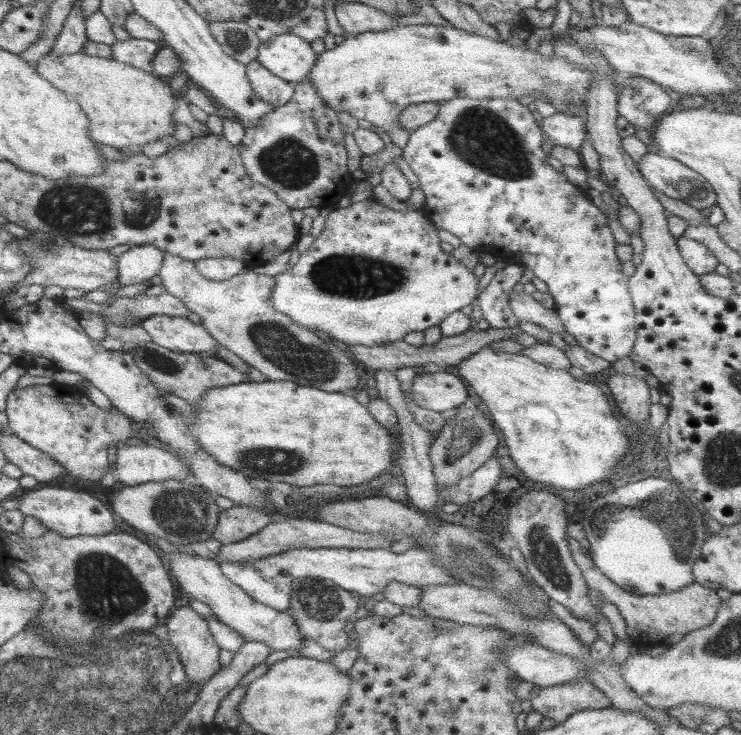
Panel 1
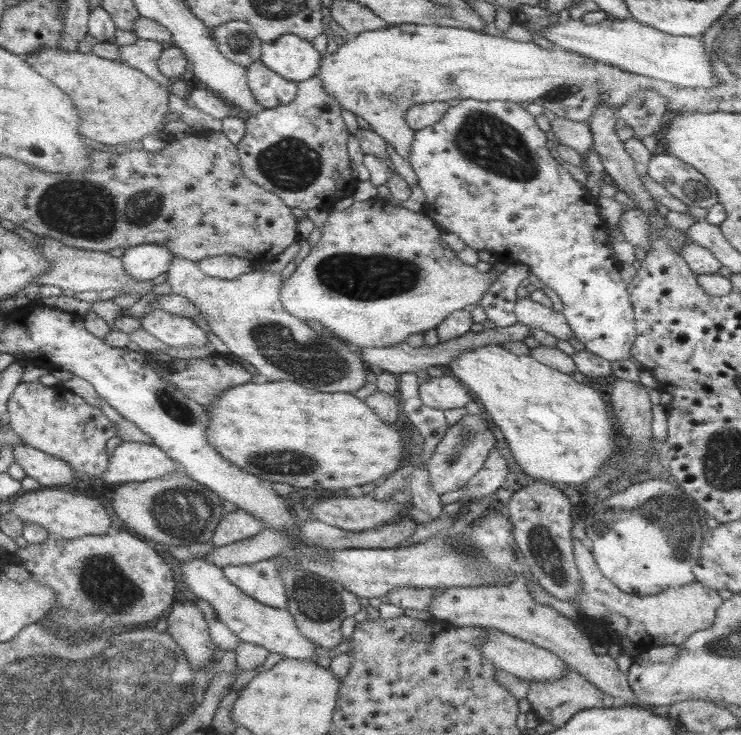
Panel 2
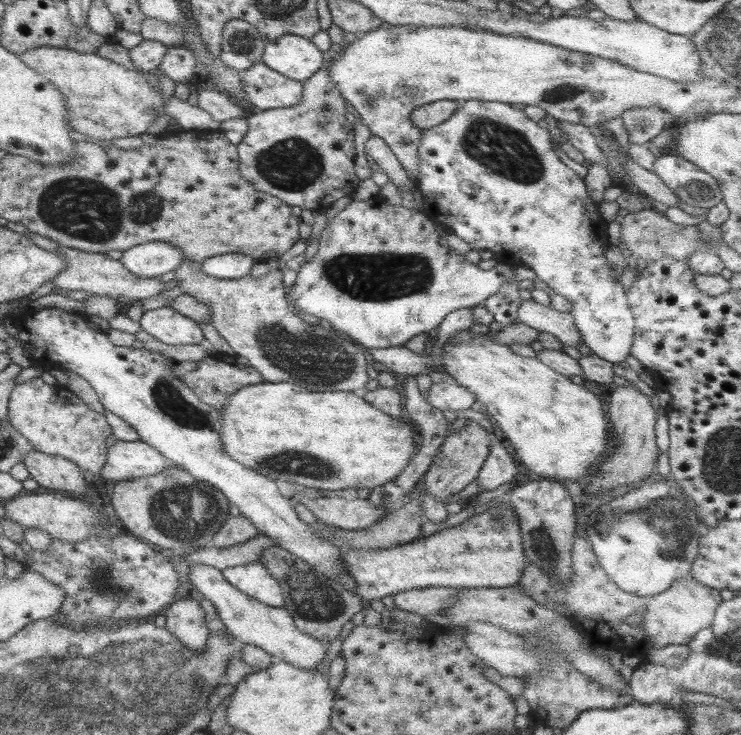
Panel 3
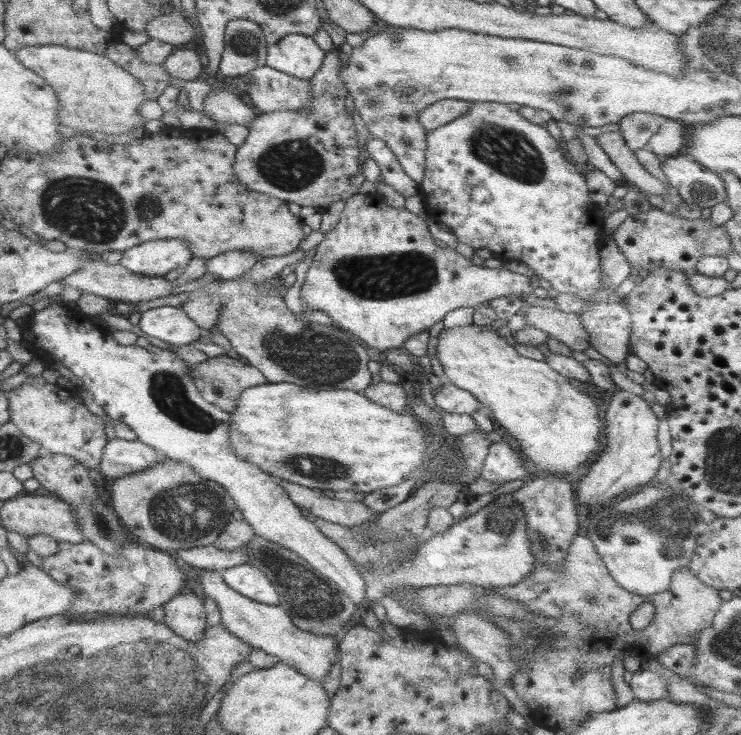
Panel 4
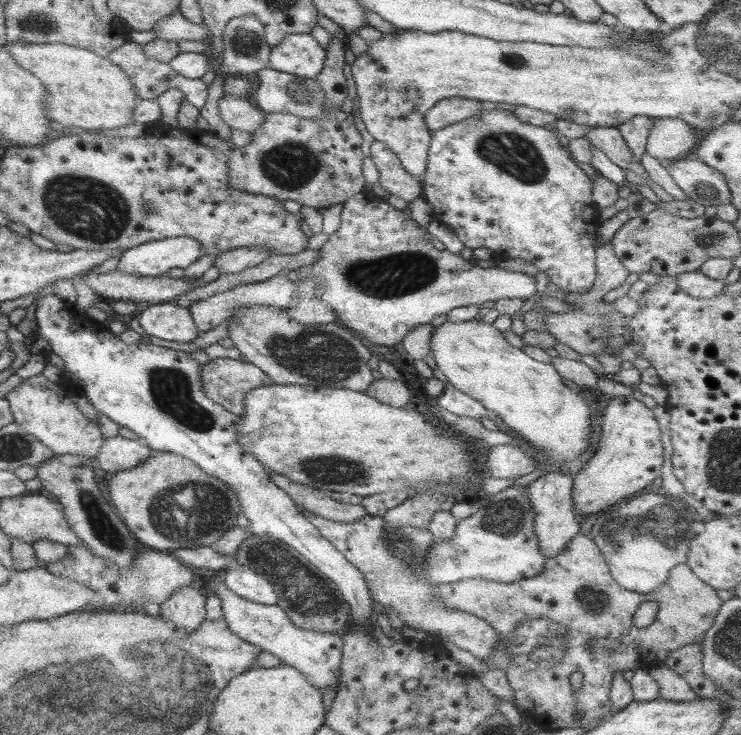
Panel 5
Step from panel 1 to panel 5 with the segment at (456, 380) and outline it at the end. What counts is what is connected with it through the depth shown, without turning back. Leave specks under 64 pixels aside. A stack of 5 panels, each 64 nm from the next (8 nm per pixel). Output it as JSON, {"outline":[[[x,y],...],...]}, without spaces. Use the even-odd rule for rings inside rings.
{"outline":[[[450,383],[445,384],[441,394],[437,397],[436,403],[440,408],[452,412],[452,414],[458,414],[458,416],[468,416],[468,418],[480,420],[492,415],[480,402],[476,401],[472,396],[457,390]]]}

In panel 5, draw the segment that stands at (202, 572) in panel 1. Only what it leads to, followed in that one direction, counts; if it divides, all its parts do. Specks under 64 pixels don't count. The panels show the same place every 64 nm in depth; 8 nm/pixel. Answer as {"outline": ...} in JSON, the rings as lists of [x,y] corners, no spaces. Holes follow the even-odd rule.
{"outline":[[[209,576],[207,579],[205,589],[209,594],[214,594],[223,604],[223,618],[228,625],[228,628],[237,634],[240,638],[243,638],[246,642],[261,648],[262,651],[266,651],[277,656],[286,665],[293,666],[320,691],[324,691],[329,686],[335,686],[337,688],[337,682],[339,682],[341,658],[343,653],[343,637],[337,633],[321,633],[313,630],[306,630],[297,627],[289,618],[288,615],[278,605],[266,605],[258,602],[252,602],[246,598],[242,598],[239,594],[236,594],[230,590],[221,577]]]}

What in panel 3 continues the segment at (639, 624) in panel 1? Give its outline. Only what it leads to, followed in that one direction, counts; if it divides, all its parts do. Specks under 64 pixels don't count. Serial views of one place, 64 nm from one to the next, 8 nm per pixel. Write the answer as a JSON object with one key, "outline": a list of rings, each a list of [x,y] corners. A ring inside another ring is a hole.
{"outline":[[[577,535],[573,539],[572,556],[573,577],[565,587],[561,589],[553,587],[553,582],[549,579],[549,576],[543,573],[540,567],[530,563],[525,567],[525,571],[520,577],[519,588],[521,588],[521,592],[533,598],[538,604],[543,604],[548,610],[553,610],[565,616],[571,622],[573,629],[581,634],[582,642],[588,644],[591,652],[600,658],[611,658],[615,650],[620,650],[623,651],[624,655],[630,654],[643,660],[655,648],[662,648],[669,644],[687,645],[699,630],[711,626],[715,617],[715,610],[723,601],[720,597],[720,590],[698,582],[693,576],[676,579],[668,590],[654,596],[641,597],[626,592],[617,584],[614,584],[604,572],[590,542]],[[635,612],[645,613],[640,626],[629,625],[623,621]]]}

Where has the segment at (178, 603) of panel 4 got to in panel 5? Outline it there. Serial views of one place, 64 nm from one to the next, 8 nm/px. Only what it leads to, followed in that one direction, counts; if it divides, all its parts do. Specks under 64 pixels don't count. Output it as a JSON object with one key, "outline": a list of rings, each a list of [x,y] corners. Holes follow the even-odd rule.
{"outline":[[[192,585],[175,590],[160,603],[161,616],[186,632],[195,631],[207,619],[206,596],[201,590]]]}

